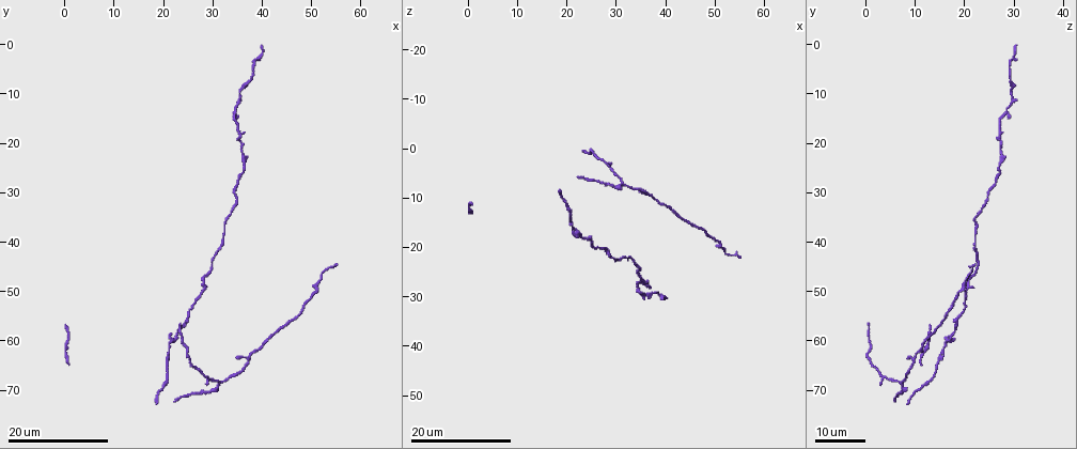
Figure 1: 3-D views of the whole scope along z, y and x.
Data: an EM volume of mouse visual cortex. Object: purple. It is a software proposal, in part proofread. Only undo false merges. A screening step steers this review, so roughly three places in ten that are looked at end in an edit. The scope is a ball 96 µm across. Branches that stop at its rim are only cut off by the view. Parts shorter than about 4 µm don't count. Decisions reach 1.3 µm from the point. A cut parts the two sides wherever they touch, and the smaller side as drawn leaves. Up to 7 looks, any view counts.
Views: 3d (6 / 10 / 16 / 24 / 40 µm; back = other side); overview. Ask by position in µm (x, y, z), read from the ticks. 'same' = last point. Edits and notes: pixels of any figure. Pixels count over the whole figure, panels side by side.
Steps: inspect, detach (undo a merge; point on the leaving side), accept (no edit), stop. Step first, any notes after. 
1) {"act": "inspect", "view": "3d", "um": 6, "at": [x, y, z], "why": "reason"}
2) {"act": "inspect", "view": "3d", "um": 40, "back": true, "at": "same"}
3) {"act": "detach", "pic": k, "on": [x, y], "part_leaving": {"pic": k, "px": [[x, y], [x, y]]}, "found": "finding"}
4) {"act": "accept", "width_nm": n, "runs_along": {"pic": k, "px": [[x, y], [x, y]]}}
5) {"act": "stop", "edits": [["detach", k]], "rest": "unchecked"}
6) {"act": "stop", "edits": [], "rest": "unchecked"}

{"act": "inspect", "view": "3d", "um": 16, "at": [37.0, 8.0, 30.0], "why": "thick turns thin"}

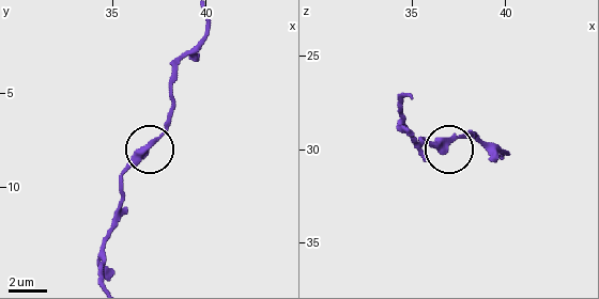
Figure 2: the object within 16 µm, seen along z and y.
{"act": "inspect", "view": "3d", "um": 6, "at": [37.1, 7.6, 29.5]}

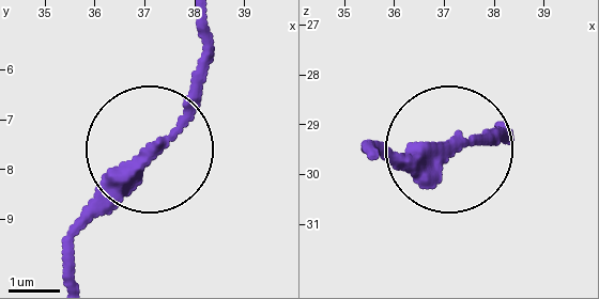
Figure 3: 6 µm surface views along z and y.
{"act": "accept", "runs_along": {"pic": 3, "px": [[367, 153], [503, 140]]}, "found": "continuous, no second neuron"}

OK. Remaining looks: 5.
{"act": "inspect", "view": "3d", "um": 24, "at": [31.0, 68.5, 7.5], "why": "three arms meet"}

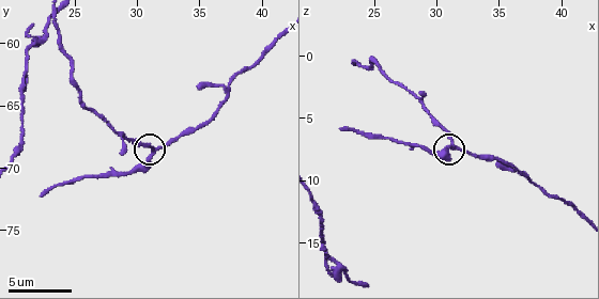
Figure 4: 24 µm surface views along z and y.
{"act": "inspect", "view": "3d", "um": 6, "at": [31.2, 68.6, 7.0], "why": "zoom in"}

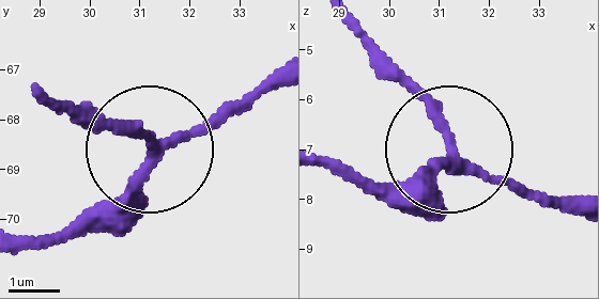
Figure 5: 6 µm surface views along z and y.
{"act": "accept", "arms": 3, "found": "all the same neuron"}

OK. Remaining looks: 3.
{"act": "inspect", "view": "3d", "um": 10, "at": [21.8, 59.8, 16.8], "why": "four-way junction"}

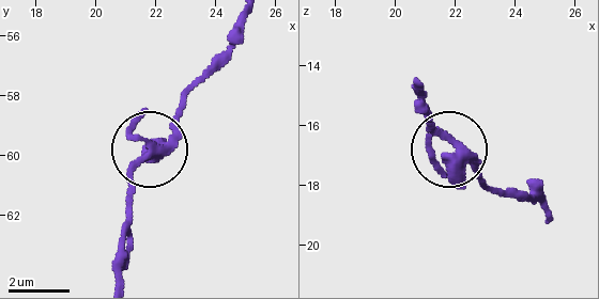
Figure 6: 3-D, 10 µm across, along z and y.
{"act": "accept", "runs_along": {"pic": 6, "px": [[157, 148], [132, 179], [124, 222]]}, "found": "one neuron here"}

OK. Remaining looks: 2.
{"act": "stop", "edits": [], "rest": "unchecked"}

